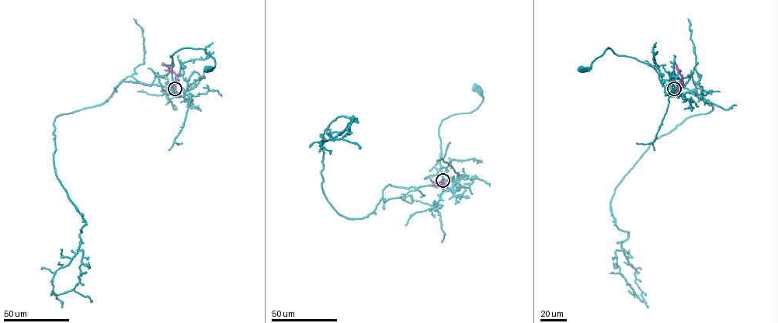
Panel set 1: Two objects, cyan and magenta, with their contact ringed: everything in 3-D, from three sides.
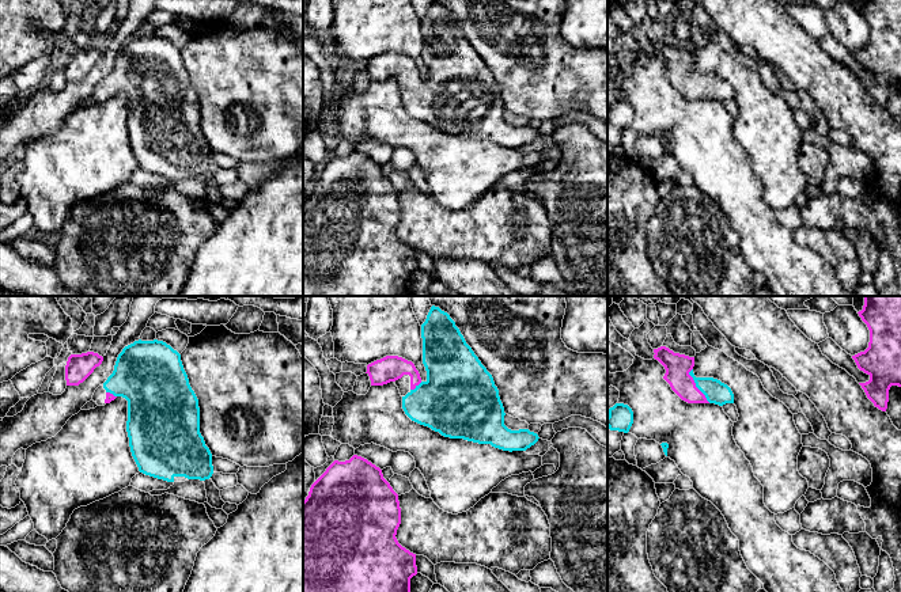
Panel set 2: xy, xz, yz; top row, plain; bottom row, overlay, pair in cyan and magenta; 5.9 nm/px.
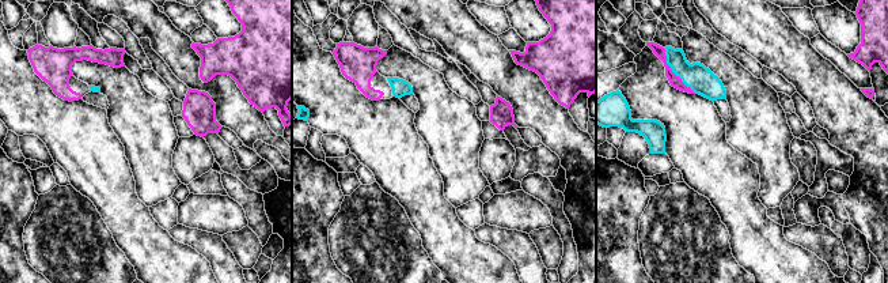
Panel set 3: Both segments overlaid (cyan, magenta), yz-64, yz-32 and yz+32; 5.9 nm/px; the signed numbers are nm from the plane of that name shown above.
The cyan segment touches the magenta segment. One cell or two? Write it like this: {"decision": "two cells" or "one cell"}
{"decision": "one cell"}

